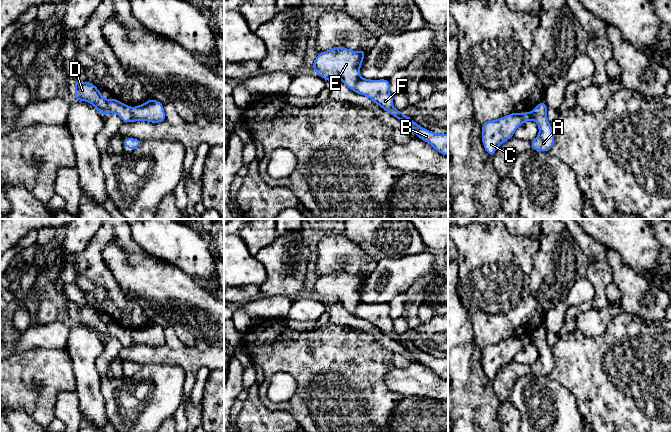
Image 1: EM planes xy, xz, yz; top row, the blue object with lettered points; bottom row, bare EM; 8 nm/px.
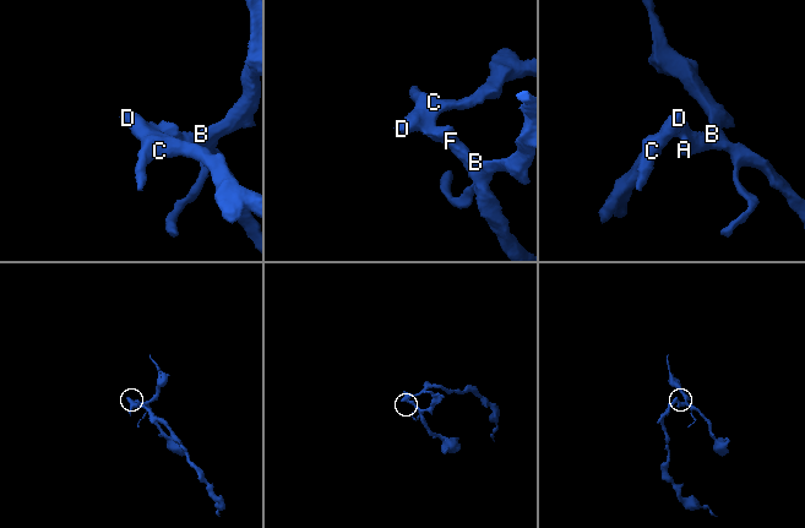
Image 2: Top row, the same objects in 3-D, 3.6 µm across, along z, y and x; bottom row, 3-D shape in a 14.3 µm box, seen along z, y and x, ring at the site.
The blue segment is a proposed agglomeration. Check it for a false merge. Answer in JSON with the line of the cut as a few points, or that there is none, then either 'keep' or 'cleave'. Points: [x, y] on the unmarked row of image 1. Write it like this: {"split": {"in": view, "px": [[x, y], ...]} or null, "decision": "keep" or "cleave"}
{"split": {"in": "xy", "px": [[131, 332], [132, 344]]}, "decision": "cleave"}

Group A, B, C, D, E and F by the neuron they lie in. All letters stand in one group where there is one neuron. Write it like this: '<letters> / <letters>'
A B F / C D E

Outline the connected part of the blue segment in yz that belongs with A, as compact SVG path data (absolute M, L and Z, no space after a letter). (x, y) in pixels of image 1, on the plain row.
M541 325L531 336L539 351L538 360L531 365L531 373L548 376L554 369L554 357L551 347L547 344L547 329Z

